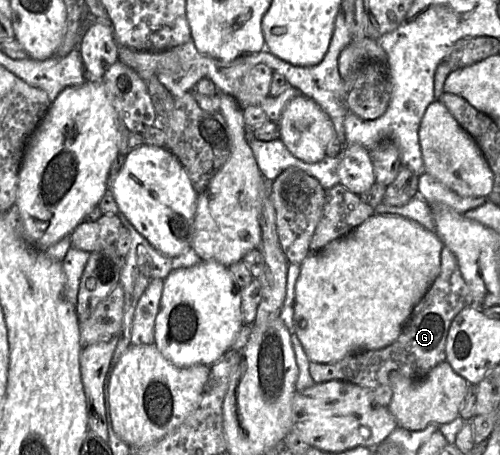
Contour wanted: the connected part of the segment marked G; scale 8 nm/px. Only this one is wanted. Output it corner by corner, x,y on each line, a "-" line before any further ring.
443,244
441,269
427,293
414,307
398,338
389,346
377,350
358,351
332,363
309,363
315,383
338,380
367,389
374,403
388,407
392,398
389,375
398,371
412,379
422,379
433,367
446,360
446,339
453,319
464,308
471,306
471,293
462,277
457,258

